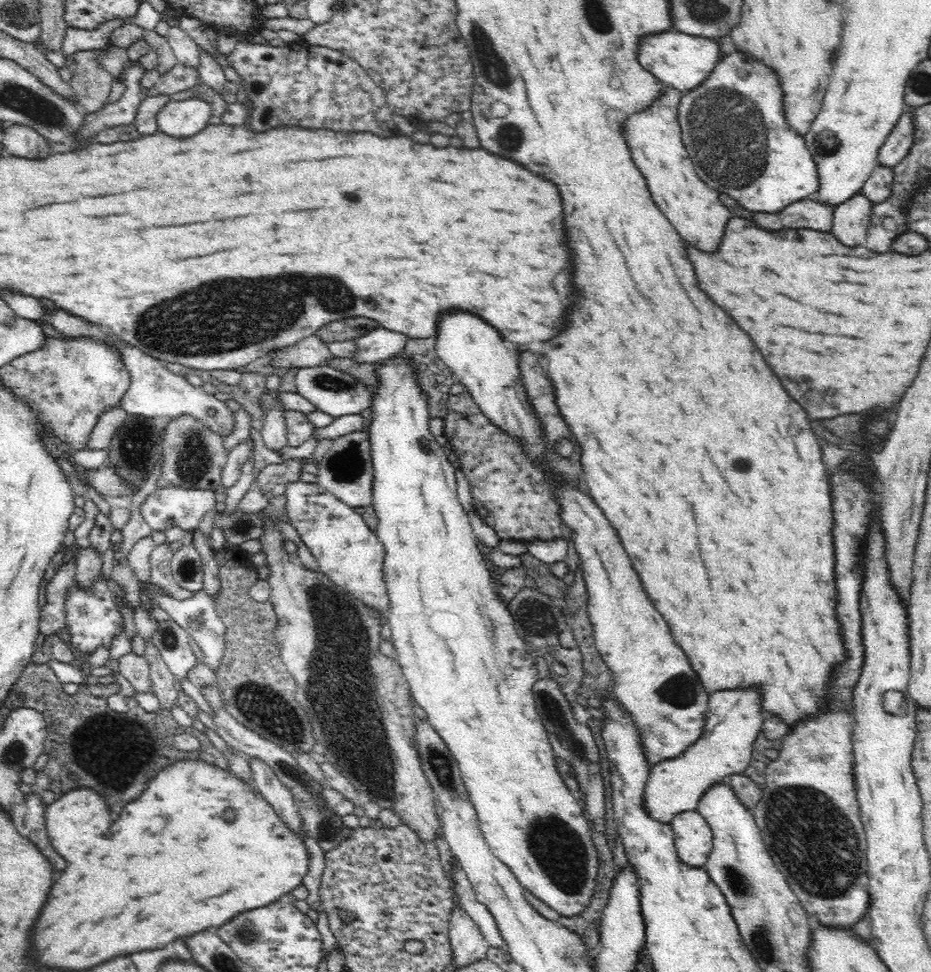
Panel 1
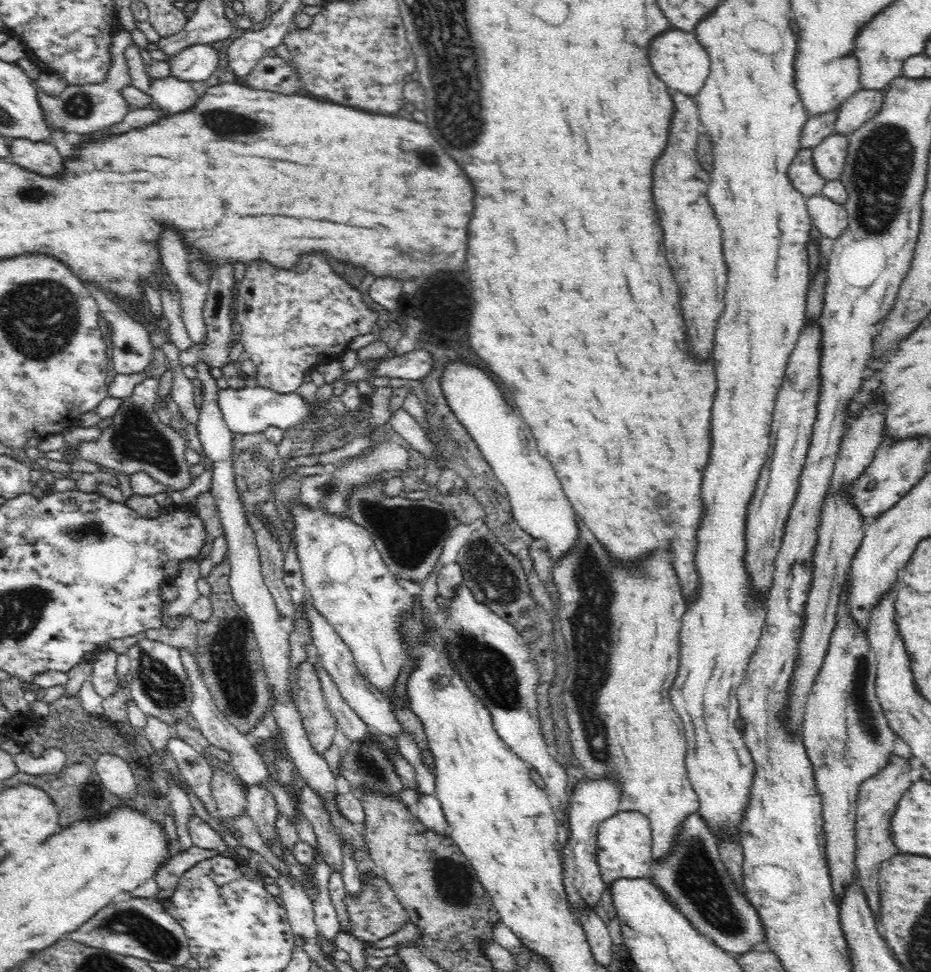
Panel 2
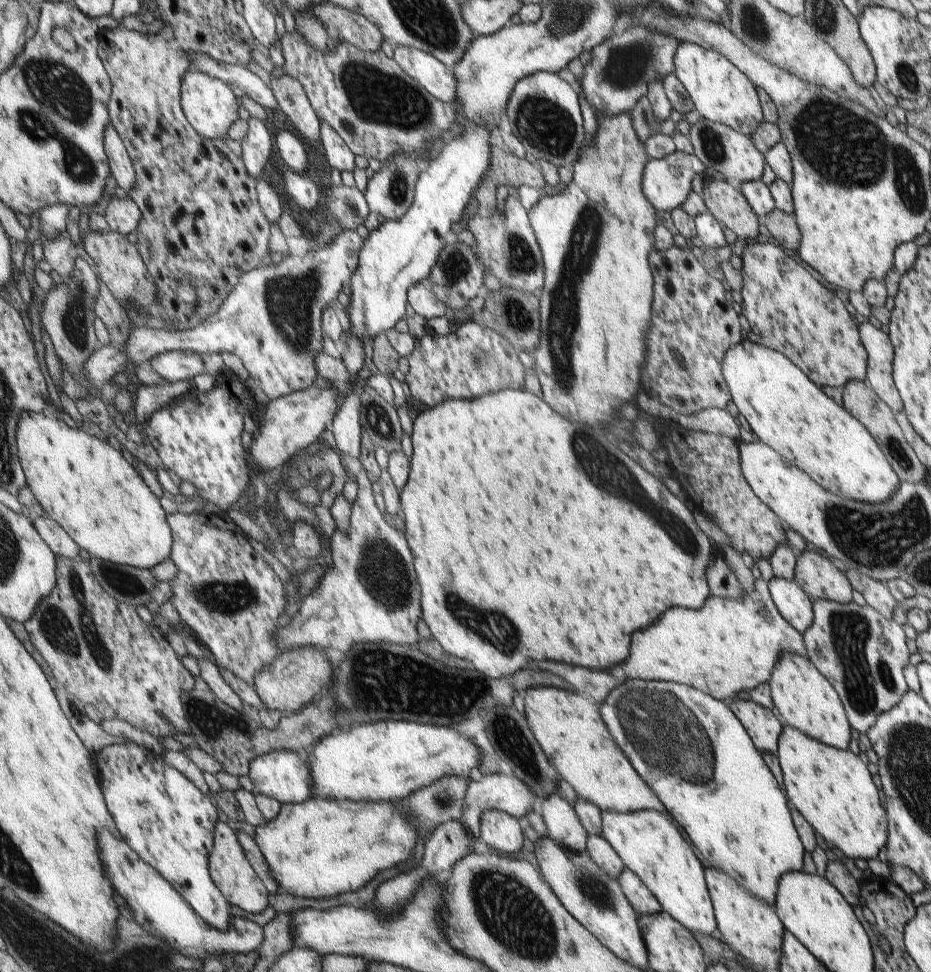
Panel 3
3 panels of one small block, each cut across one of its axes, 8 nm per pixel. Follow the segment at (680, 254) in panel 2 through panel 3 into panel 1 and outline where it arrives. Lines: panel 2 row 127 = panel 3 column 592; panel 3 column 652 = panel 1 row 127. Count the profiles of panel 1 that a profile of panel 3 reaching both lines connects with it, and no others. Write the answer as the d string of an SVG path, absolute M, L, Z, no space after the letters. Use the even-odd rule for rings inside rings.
M664 86L661 95L646 108L646 112L636 112L630 120L626 120L626 142L630 144L636 166L648 182L652 198L680 236L702 252L714 252L724 236L724 224L730 220L730 210L718 200L718 192L708 188L694 172L694 163L681 138L681 126L677 119L683 94Z

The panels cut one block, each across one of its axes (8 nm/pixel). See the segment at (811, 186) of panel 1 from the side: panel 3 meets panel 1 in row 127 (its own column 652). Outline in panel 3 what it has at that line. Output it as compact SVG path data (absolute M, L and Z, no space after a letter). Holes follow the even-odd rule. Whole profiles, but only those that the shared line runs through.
M626 679L624 683L616 685L609 693L609 696L601 702L602 720L611 734L613 741L616 743L621 753L627 758L631 767L637 772L637 775L649 786L649 789L658 797L659 802L666 812L671 816L672 820L685 830L687 838L694 844L695 849L699 850L703 858L707 860L709 866L721 870L724 874L730 876L739 887L745 888L762 902L773 904L776 896L776 887L778 879L788 871L801 871L801 856L803 856L803 848L801 842L794 830L787 800L784 790L779 789L775 778L763 763L757 748L751 743L750 736L746 734L745 728L733 714L727 702L713 699L710 695L704 694L702 691L694 690L692 687L684 686L680 683L672 681L644 681L642 679Z

